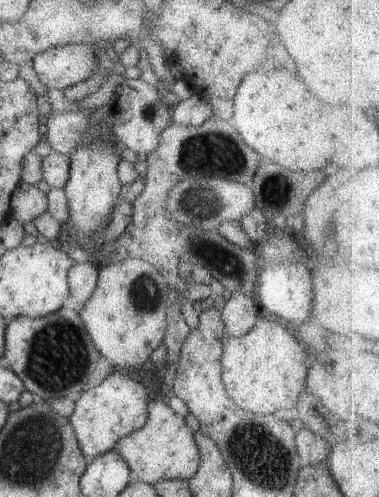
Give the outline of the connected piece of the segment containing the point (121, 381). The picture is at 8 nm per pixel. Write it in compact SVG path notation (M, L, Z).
M120 370L108 374L99 385L75 398L74 411L68 419L86 464L97 455L113 450L122 436L139 430L147 420L148 402L147 388Z

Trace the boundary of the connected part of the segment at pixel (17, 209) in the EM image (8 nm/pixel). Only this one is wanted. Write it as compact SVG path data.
M20 181L10 196L10 217L21 224L32 221L46 210L45 195L36 185Z

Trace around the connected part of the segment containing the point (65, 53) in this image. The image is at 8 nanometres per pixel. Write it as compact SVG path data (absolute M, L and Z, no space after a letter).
M82 44L49 47L34 55L32 69L38 80L48 89L56 88L69 92L74 84L88 79L98 69L95 52L96 48L94 46Z

